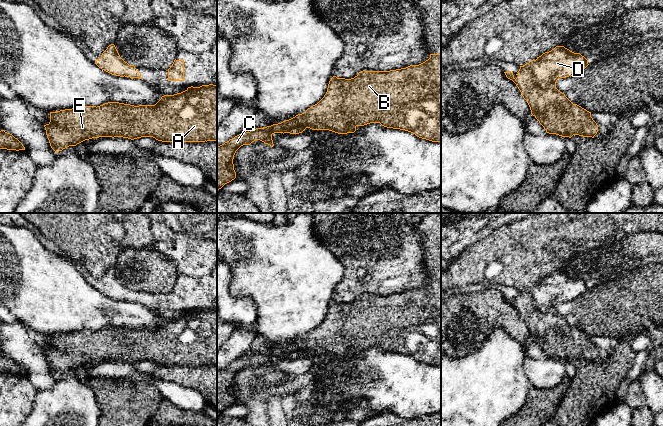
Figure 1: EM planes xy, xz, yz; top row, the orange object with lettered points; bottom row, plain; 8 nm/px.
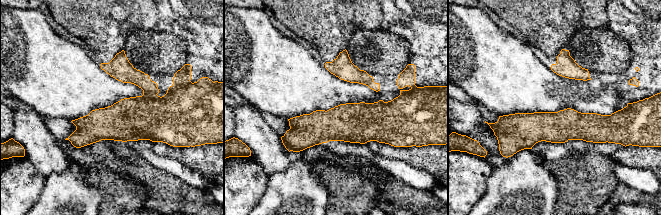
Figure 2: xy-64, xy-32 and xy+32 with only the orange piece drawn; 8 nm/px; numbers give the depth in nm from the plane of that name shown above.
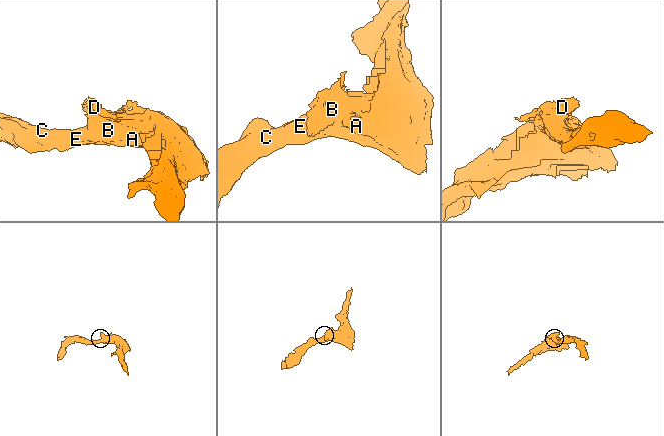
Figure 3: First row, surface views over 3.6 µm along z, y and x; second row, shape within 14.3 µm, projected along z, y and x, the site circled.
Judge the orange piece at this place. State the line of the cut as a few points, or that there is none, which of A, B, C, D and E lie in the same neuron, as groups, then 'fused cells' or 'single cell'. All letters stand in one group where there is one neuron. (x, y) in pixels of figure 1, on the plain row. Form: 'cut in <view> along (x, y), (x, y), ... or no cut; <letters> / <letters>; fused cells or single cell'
no cut; A B C D E; single cell

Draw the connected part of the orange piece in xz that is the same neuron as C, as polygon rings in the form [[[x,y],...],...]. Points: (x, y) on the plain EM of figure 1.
[[[430,278],[430,282],[419,289],[390,295],[361,295],[351,303],[333,300],[329,305],[327,316],[315,329],[304,337],[271,350],[256,352],[250,356],[243,355],[224,368],[217,370],[217,415],[236,402],[233,383],[236,375],[243,369],[250,369],[255,364],[274,370],[274,357],[299,358],[306,352],[312,354],[329,354],[338,358],[354,357],[357,350],[380,347],[382,350],[411,356],[417,361],[432,366],[441,366],[441,278]]]

